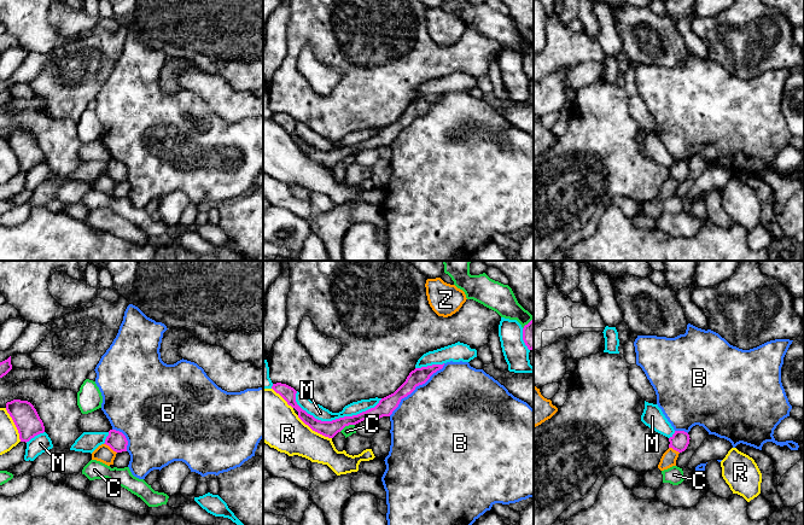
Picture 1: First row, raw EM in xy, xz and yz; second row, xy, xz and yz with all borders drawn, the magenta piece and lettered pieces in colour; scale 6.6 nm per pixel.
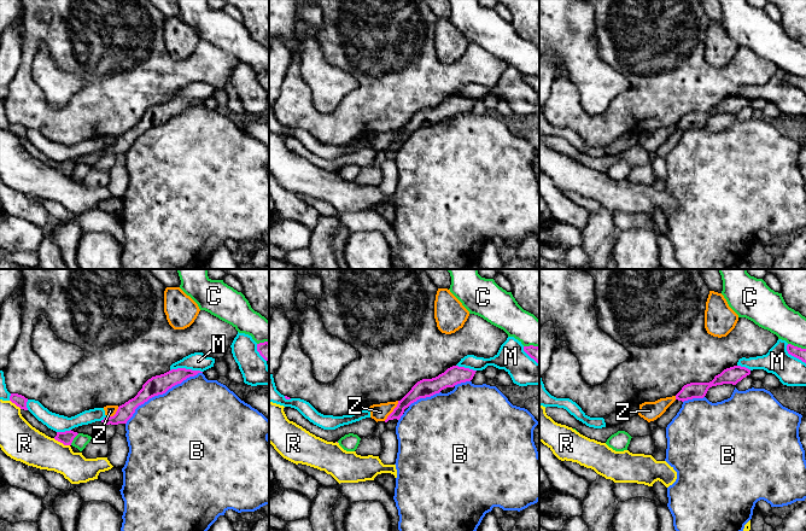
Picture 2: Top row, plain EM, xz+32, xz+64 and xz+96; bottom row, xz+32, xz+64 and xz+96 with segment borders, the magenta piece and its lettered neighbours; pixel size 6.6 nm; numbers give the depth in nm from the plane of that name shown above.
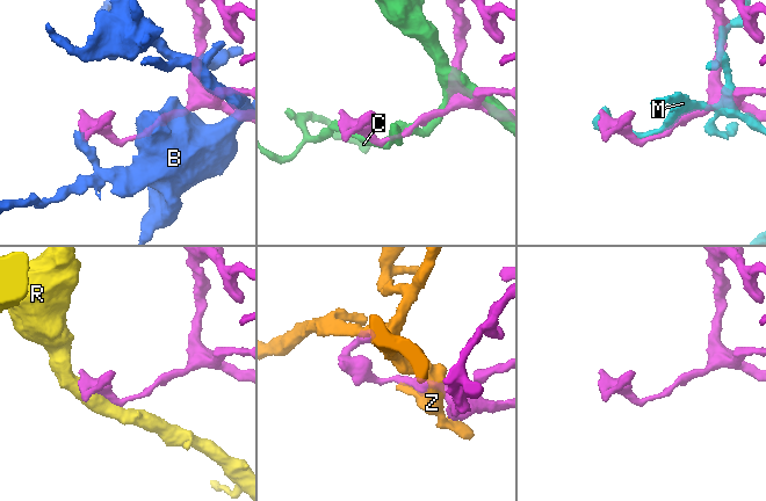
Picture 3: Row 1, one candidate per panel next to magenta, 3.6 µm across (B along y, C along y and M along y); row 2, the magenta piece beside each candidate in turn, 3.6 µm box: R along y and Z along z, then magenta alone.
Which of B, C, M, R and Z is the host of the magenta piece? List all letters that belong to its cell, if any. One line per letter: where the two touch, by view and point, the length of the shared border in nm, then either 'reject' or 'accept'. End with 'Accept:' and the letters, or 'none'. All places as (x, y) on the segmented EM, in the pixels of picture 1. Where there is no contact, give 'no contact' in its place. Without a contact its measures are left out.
B: xz (415, 386) | 500 nm | reject
C: xz (347, 425) | 120 nm | reject
M: xz (334, 420) | 600 nm | reject
R: xz (314, 430) | 280 nm | reject
Z: xy (110, 447) | 110 nm | accept
Accept: Z

